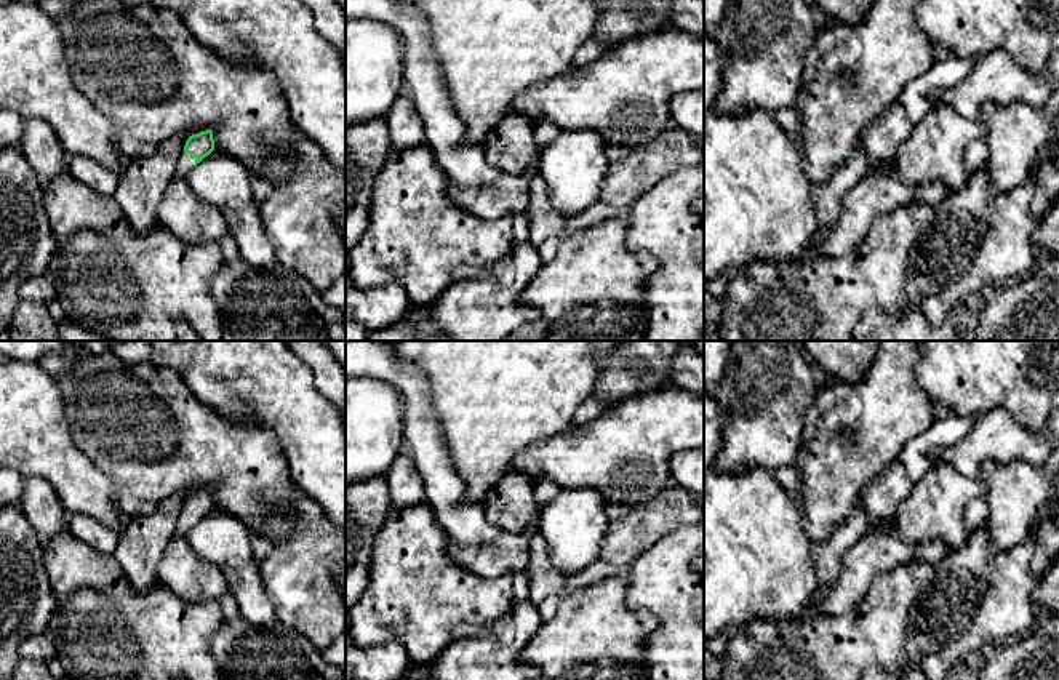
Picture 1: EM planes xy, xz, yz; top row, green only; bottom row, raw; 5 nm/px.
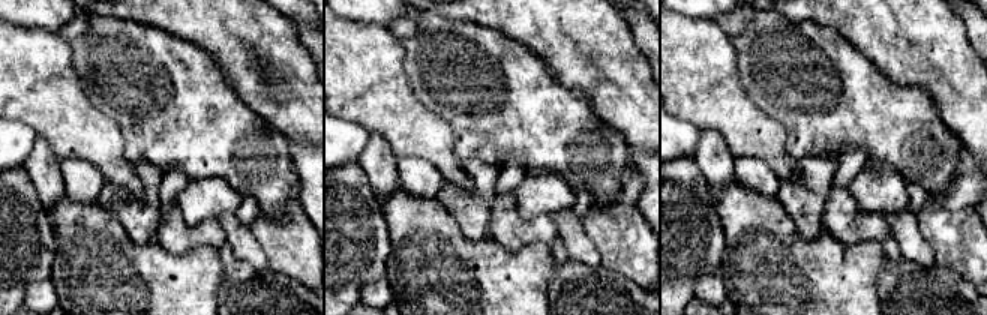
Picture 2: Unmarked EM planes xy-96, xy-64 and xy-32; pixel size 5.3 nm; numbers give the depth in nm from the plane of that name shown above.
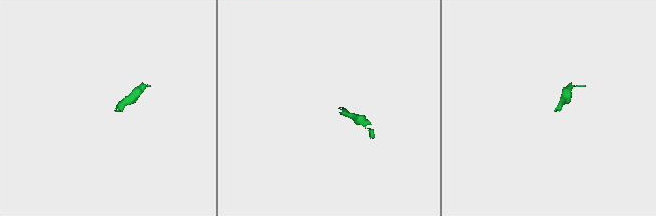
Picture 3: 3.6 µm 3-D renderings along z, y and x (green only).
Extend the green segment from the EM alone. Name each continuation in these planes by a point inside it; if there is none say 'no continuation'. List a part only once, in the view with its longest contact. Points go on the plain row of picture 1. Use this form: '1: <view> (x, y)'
1: xy (186, 522)

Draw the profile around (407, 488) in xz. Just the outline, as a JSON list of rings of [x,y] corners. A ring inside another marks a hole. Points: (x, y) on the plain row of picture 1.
[[[403,448],[392,462],[386,482],[390,496],[390,510],[403,510],[426,504],[426,485],[413,454]]]

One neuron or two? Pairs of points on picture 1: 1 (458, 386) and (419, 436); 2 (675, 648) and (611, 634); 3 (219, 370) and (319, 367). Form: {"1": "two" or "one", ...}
{"1": "two", "2": "two", "3": "two"}

